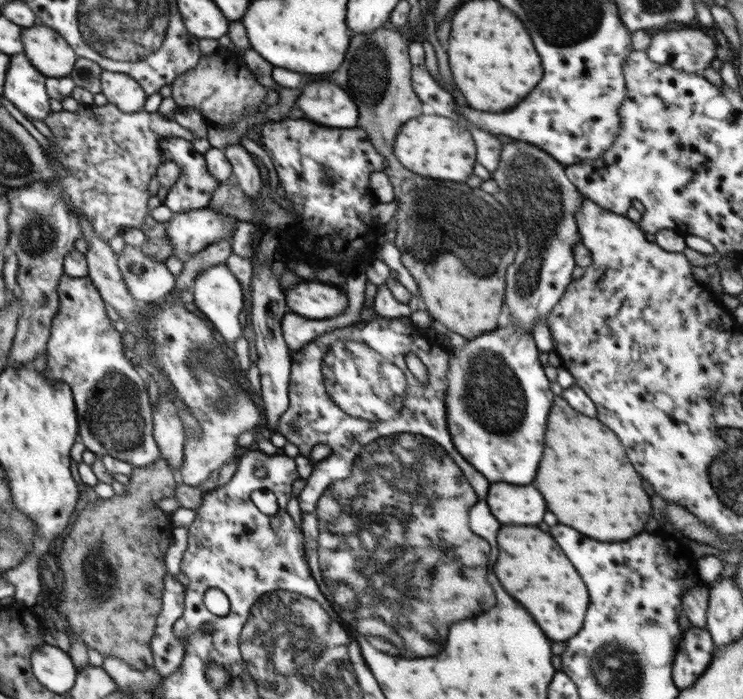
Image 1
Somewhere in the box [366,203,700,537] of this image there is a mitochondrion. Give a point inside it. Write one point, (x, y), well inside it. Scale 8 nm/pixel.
(494, 395)

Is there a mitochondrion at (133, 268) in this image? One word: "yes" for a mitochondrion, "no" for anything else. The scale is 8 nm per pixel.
yes

